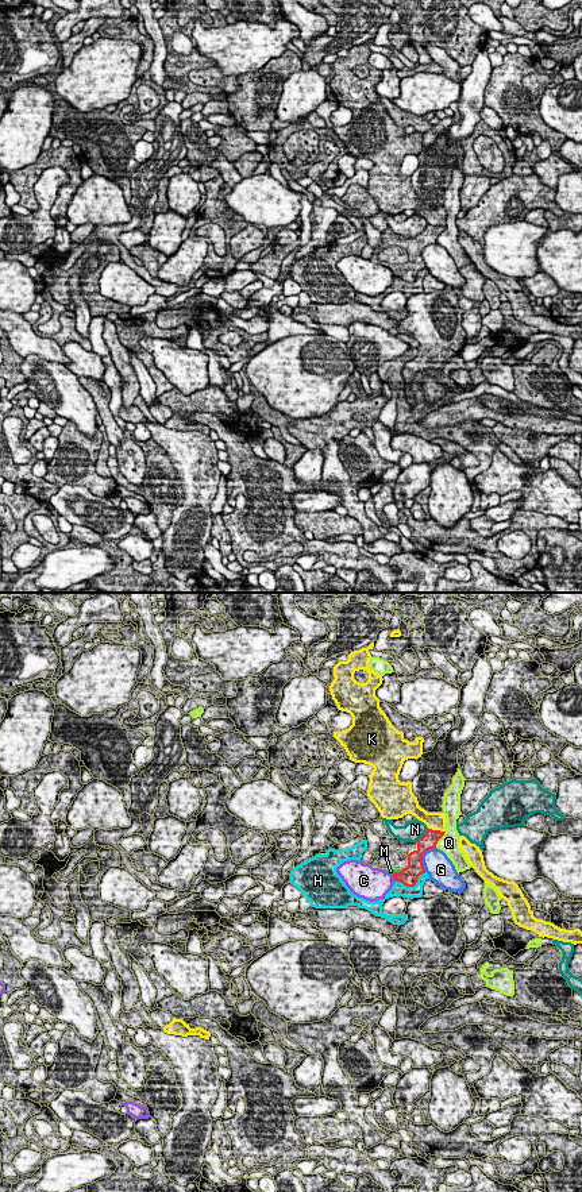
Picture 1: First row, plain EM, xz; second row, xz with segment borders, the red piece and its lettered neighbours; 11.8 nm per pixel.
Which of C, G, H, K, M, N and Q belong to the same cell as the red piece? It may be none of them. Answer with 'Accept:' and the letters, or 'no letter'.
Accept: M

